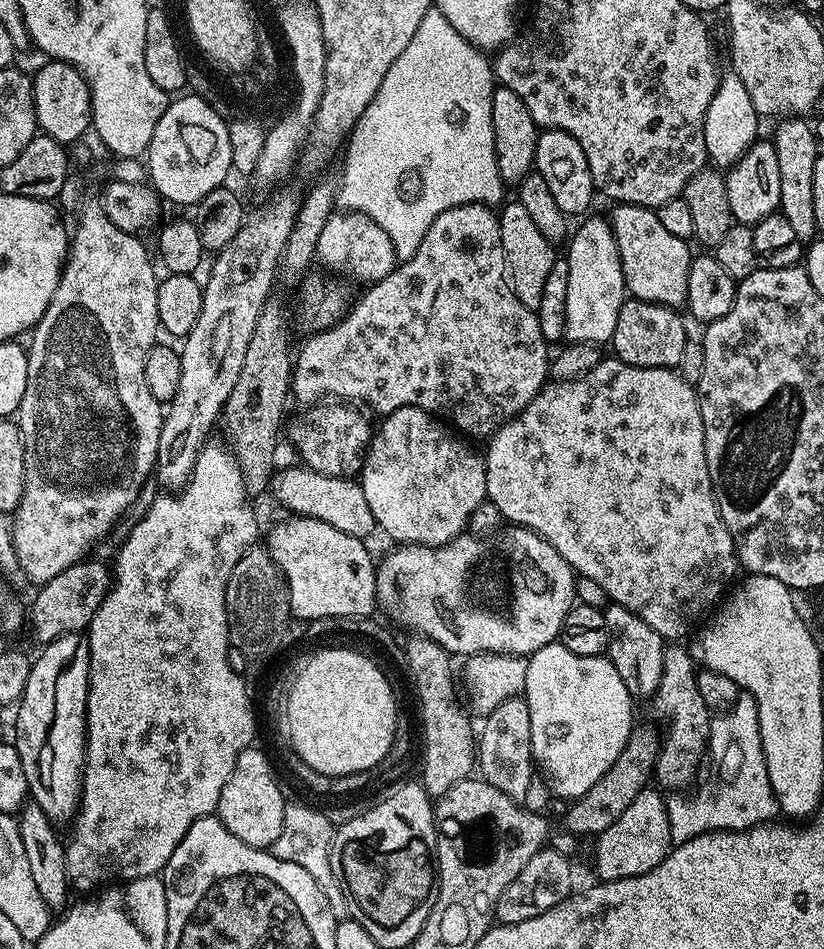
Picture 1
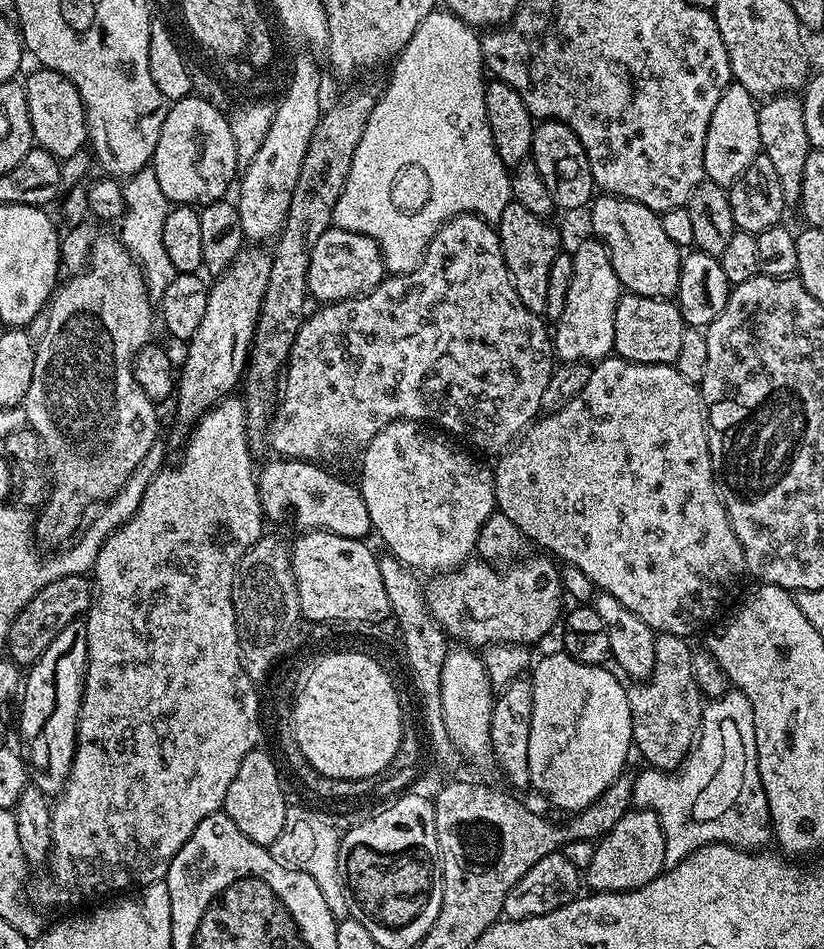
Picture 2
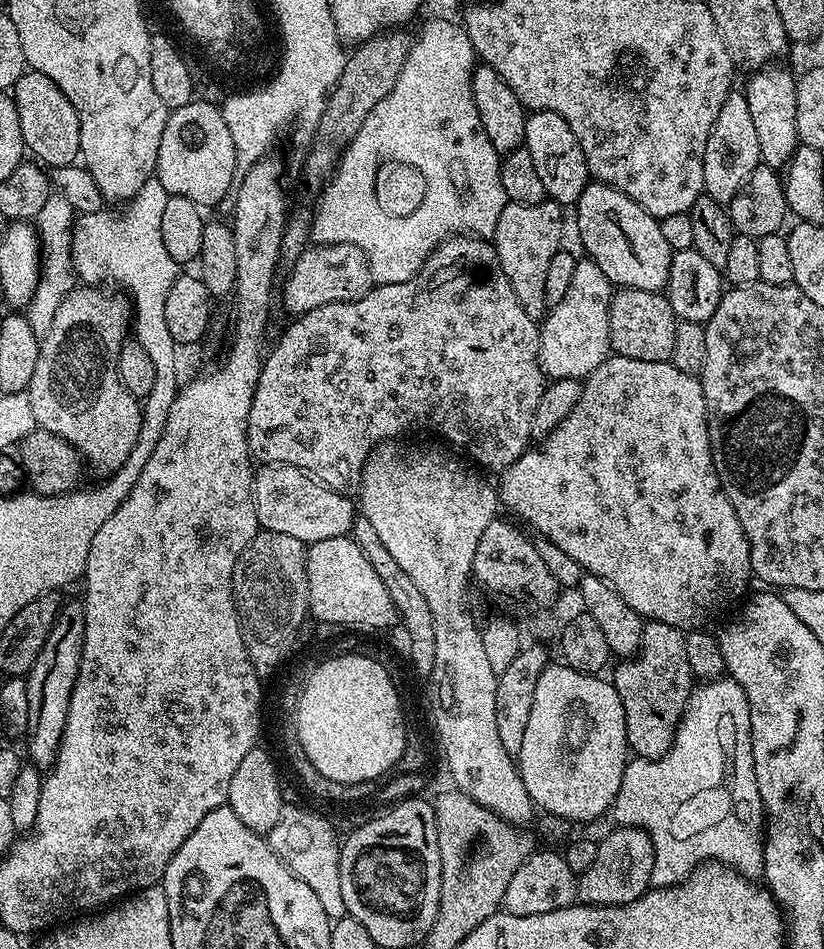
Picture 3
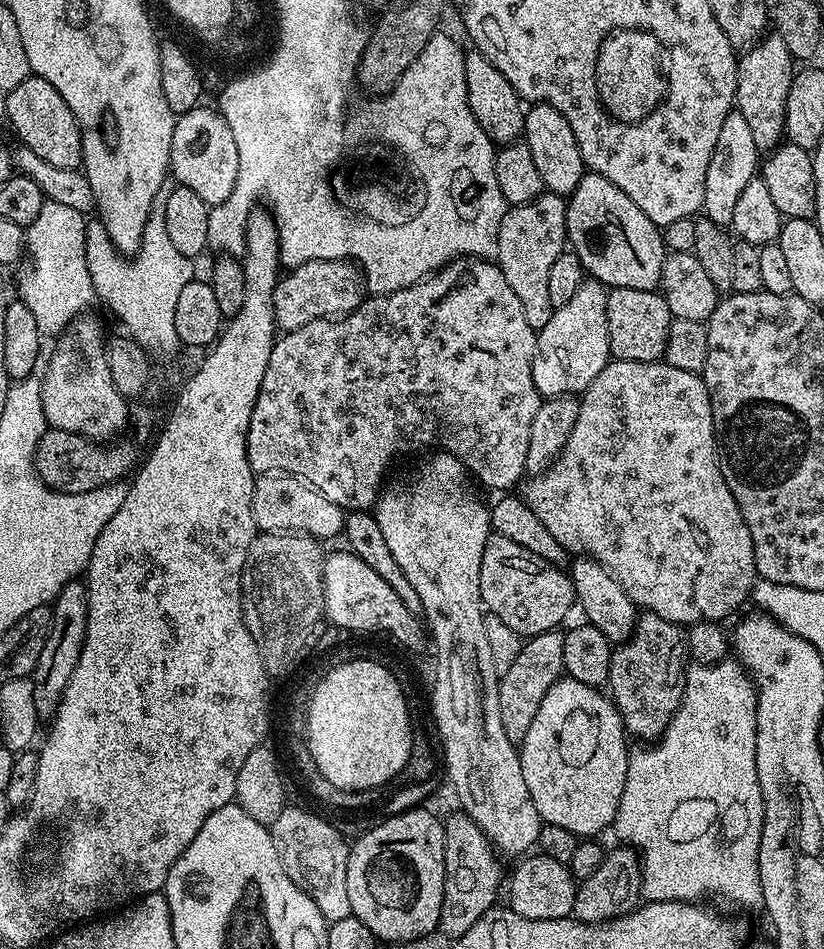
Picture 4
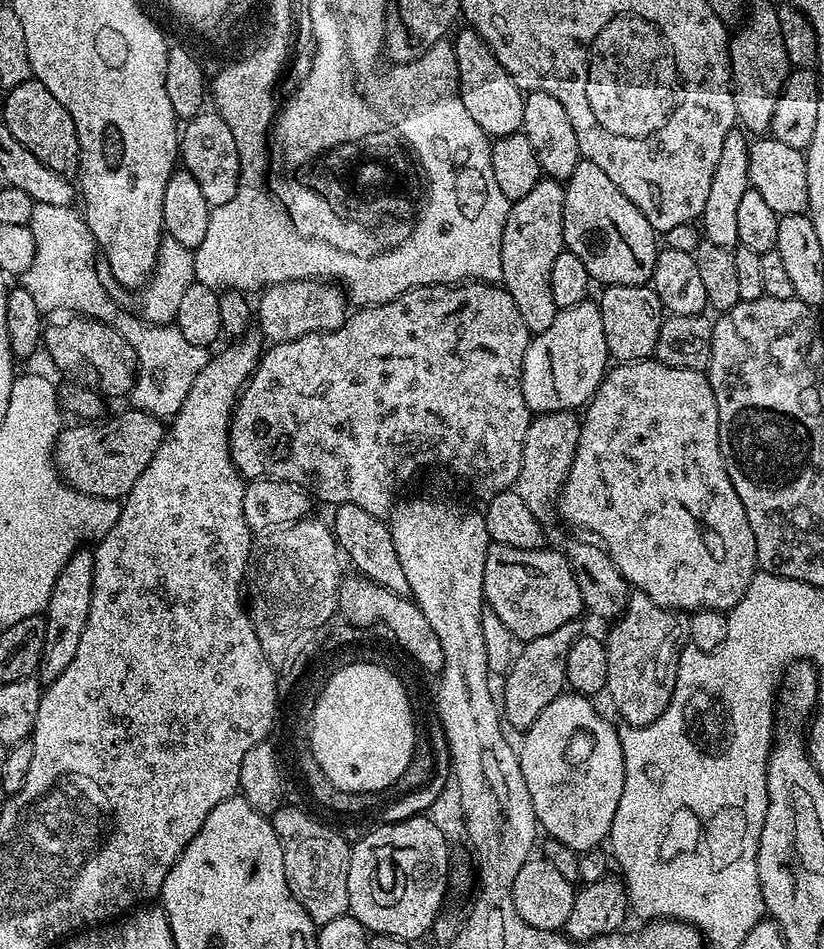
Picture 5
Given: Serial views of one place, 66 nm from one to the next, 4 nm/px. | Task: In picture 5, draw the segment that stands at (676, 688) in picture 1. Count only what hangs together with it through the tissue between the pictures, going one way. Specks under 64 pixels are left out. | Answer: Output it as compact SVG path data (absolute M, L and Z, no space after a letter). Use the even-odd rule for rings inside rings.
M633 591L626 602L626 610L611 625L606 635L606 696L612 699L618 715L630 728L650 726L670 706L670 698L676 685L676 662L680 659L680 650L686 640L688 616L674 608L663 608L654 602L645 592Z

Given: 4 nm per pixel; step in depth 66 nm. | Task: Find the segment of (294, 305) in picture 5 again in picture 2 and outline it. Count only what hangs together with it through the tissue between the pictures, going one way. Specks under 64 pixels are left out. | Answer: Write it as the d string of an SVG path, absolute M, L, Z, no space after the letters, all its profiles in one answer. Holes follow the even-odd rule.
M335 226L326 230L314 245L308 267L308 296L319 302L350 300L374 290L386 278L380 247L366 234Z

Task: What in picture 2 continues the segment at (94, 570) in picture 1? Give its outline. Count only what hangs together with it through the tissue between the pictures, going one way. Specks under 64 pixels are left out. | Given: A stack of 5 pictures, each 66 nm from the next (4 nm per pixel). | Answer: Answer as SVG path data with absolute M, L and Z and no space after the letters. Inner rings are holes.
M87 575L67 576L50 582L50 586L42 586L30 602L14 618L14 622L8 628L8 646L6 649L10 659L21 666L31 666L36 659L72 624L77 623L92 607L94 599L93 589Z

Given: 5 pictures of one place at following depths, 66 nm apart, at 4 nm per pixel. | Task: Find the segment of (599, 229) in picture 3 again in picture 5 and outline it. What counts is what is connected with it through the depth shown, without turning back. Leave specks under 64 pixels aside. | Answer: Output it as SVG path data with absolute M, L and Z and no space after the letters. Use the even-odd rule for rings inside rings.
M582 158L564 184L564 247L582 258L597 285L647 285L654 274L658 233L601 168Z

